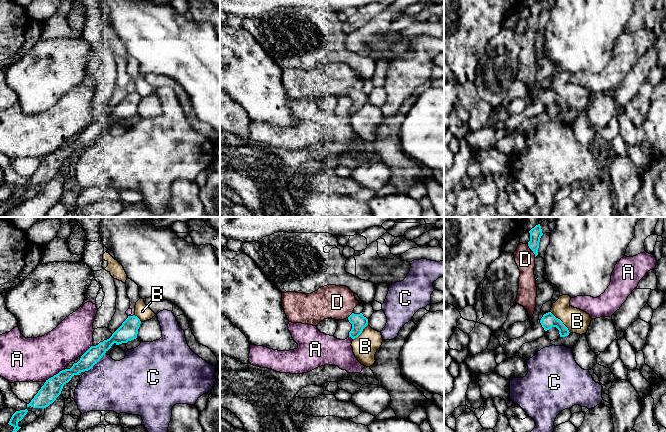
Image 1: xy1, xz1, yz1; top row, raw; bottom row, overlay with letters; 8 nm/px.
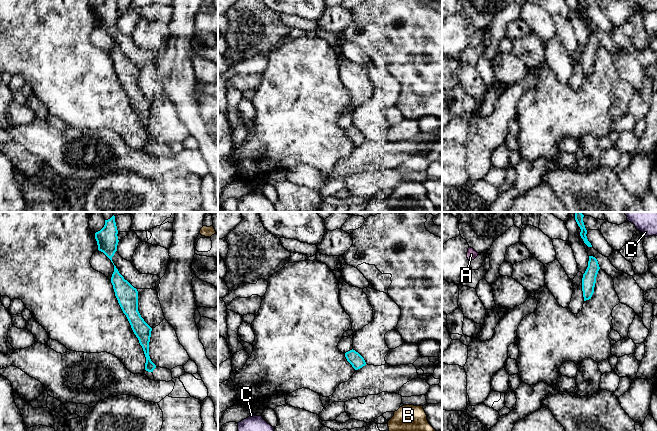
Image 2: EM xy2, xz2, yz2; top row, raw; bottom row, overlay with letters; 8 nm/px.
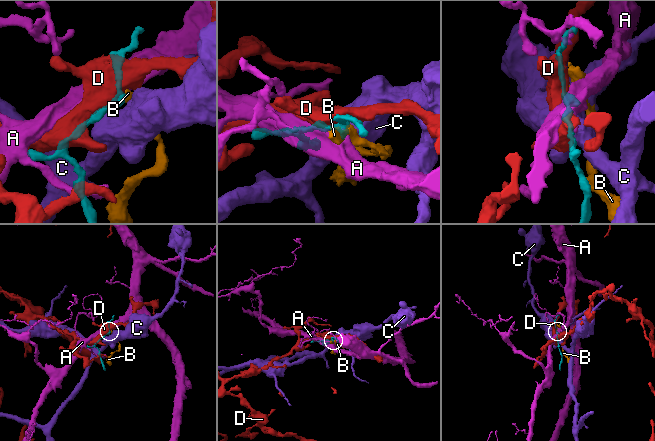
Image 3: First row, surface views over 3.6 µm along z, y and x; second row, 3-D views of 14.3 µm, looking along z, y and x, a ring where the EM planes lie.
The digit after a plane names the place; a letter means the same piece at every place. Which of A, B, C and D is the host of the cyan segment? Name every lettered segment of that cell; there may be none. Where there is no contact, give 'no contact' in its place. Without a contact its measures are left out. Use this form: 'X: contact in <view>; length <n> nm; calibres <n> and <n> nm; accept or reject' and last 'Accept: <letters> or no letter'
A: contact in xy1; length 170 nm; calibres 150 and 360 nm; reject
B: contact in yz1; length 240 nm; calibres 120 and 190 nm; reject
C: contact in xy1; length 220 nm; calibres 120 and 400 nm; reject
D: contact in xz1; length 60 nm; calibres 120 and 280 nm; reject
Accept: no letter

